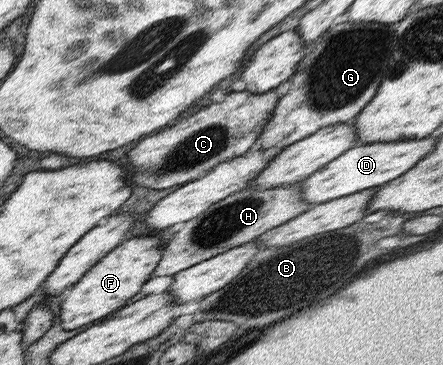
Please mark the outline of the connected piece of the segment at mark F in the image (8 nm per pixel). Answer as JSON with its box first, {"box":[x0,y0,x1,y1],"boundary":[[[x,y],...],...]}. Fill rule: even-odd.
{"box":[61,235,162,331],"boundary":[[[143,235],[132,237],[121,242],[113,251],[110,251],[103,259],[99,260],[81,279],[70,287],[69,295],[65,293],[61,303],[61,315],[63,329],[71,331],[85,325],[103,319],[127,306],[135,295],[141,292],[141,287],[147,283],[155,271],[162,256],[161,239]]]}

